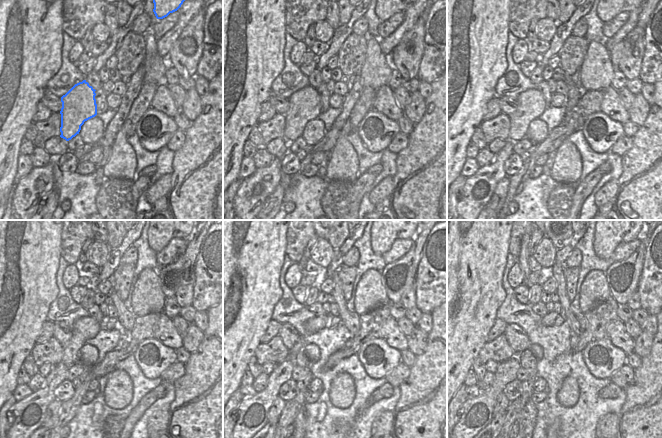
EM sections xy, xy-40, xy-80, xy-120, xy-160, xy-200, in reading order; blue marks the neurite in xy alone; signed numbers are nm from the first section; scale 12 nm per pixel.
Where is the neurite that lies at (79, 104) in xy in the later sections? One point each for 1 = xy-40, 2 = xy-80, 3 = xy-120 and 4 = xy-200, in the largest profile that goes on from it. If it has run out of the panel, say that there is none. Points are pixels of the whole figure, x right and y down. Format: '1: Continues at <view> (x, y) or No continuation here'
1: Continues at xy-40 (305, 105)
2: Continues at xy-80 (531, 104)
3: Continues at xy-120 (85, 328)
4: Continues at xy-200 (548, 320)

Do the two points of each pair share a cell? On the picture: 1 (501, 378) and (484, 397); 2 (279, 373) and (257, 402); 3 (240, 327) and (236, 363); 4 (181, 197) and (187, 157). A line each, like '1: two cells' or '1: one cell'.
1: one cell
2: one cell
3: one cell
4: one cell

